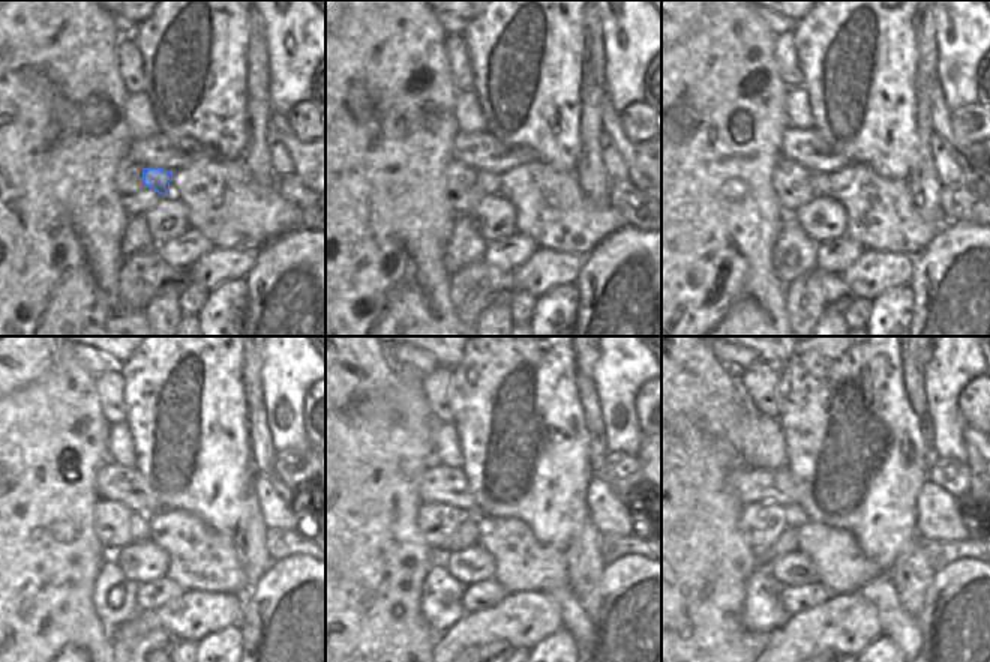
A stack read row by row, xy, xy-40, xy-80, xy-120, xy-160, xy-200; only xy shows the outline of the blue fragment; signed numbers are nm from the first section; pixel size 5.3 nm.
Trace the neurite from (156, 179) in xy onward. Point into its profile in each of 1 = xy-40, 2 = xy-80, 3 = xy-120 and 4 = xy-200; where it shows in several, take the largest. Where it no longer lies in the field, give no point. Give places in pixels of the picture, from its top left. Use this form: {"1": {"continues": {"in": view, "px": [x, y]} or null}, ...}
{"1": {"continues": {"in": "xy-40", "px": [489, 183]}}, "2": {"continues": {"in": "xy-80", "px": [819, 180]}}, "3": {"continues": {"in": "xy-120", "px": [138, 526]}}, "4": {"continues": {"in": "xy-200", "px": [788, 542]}}}

